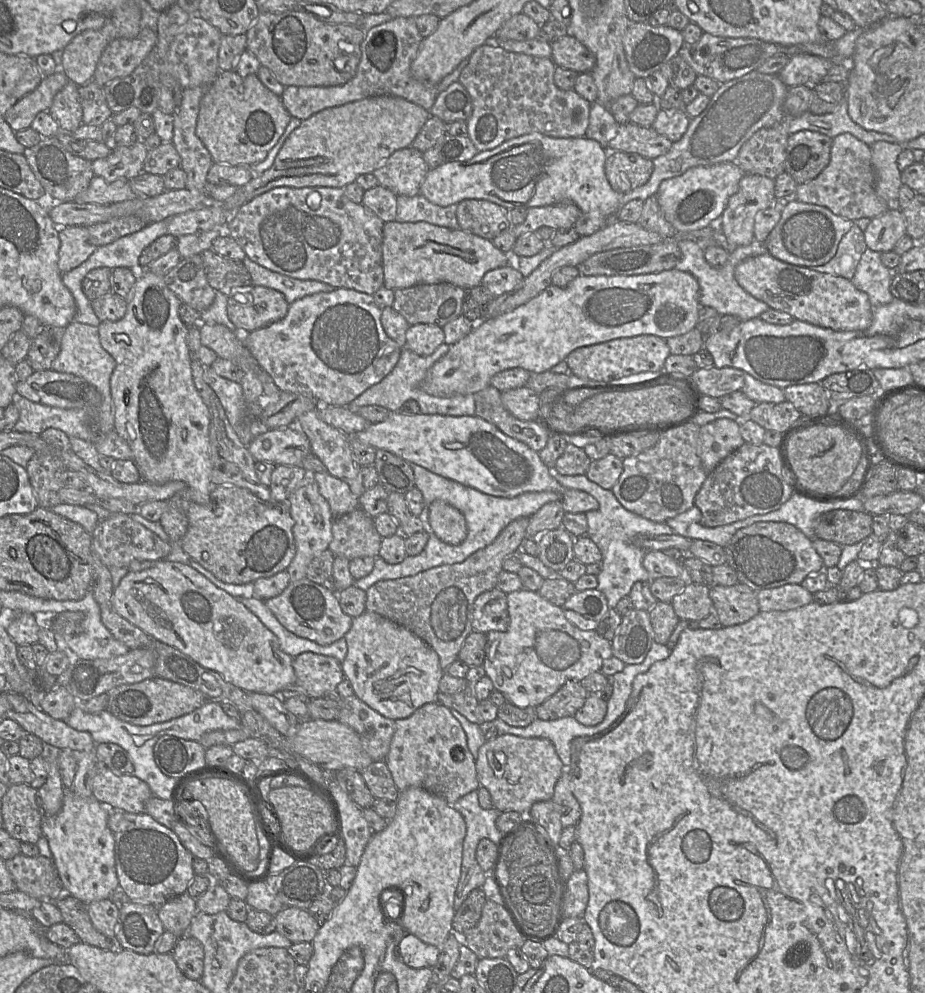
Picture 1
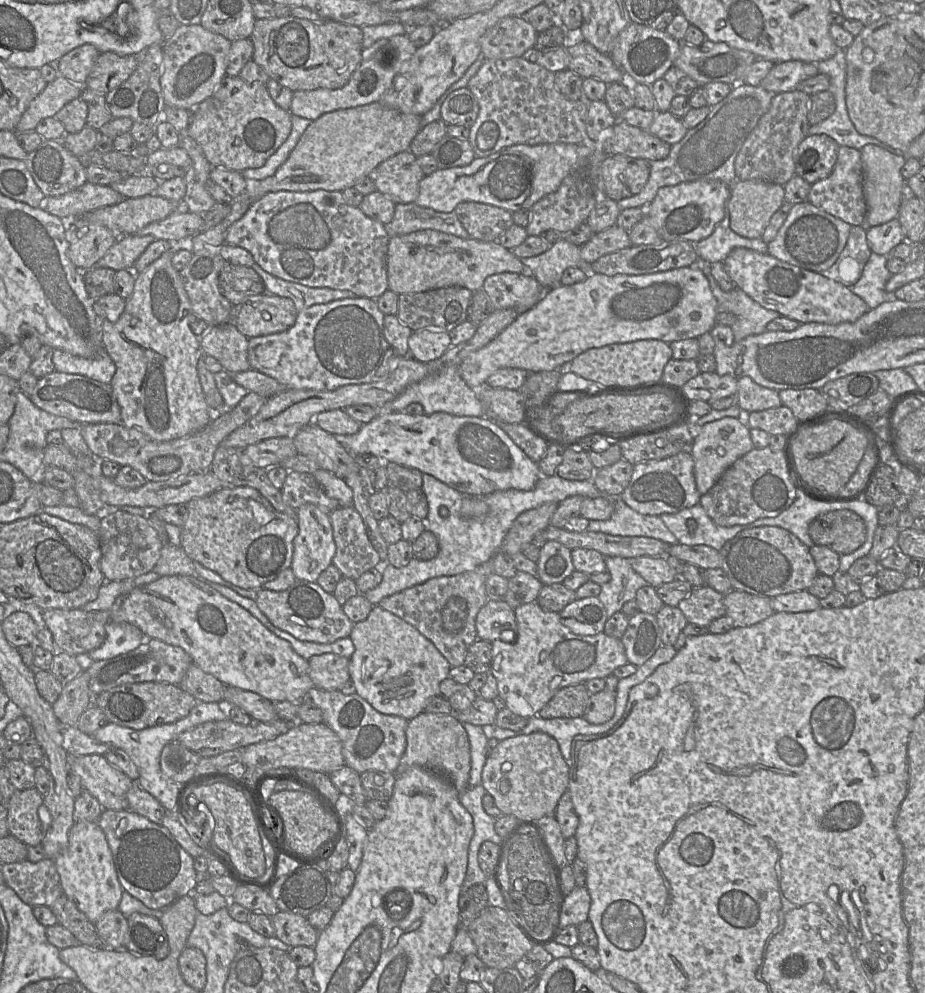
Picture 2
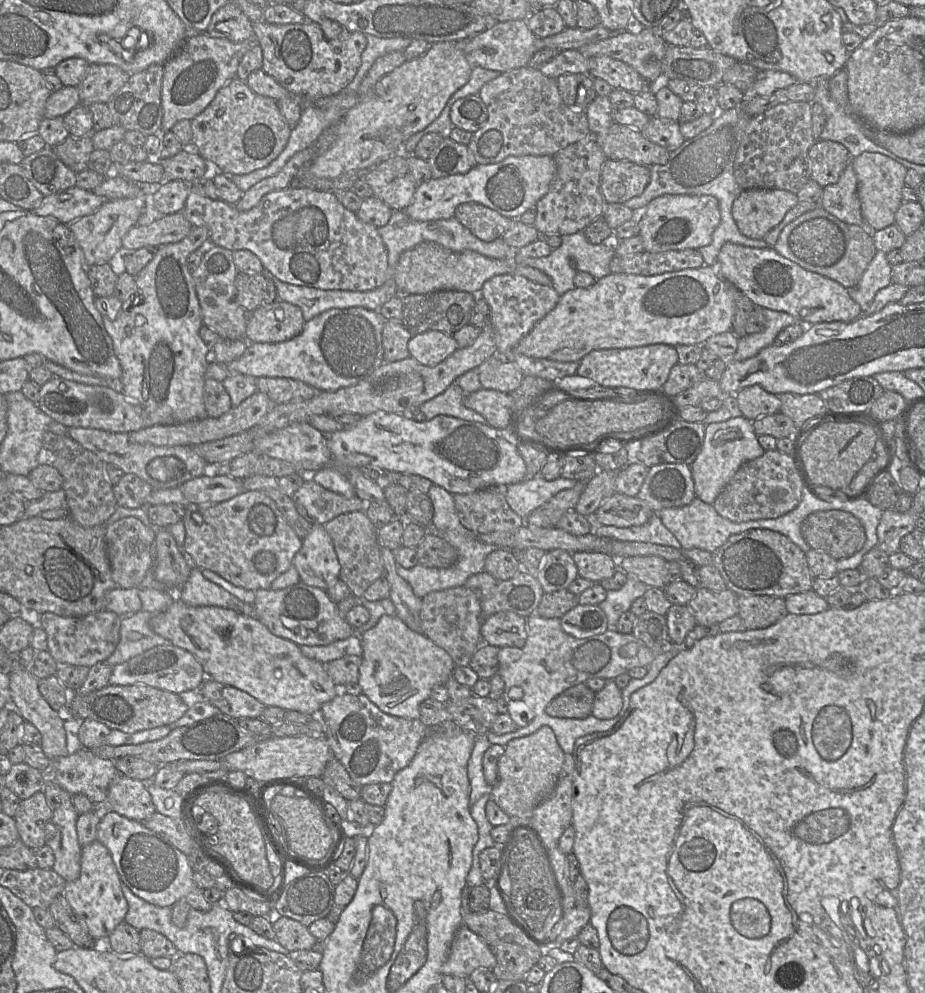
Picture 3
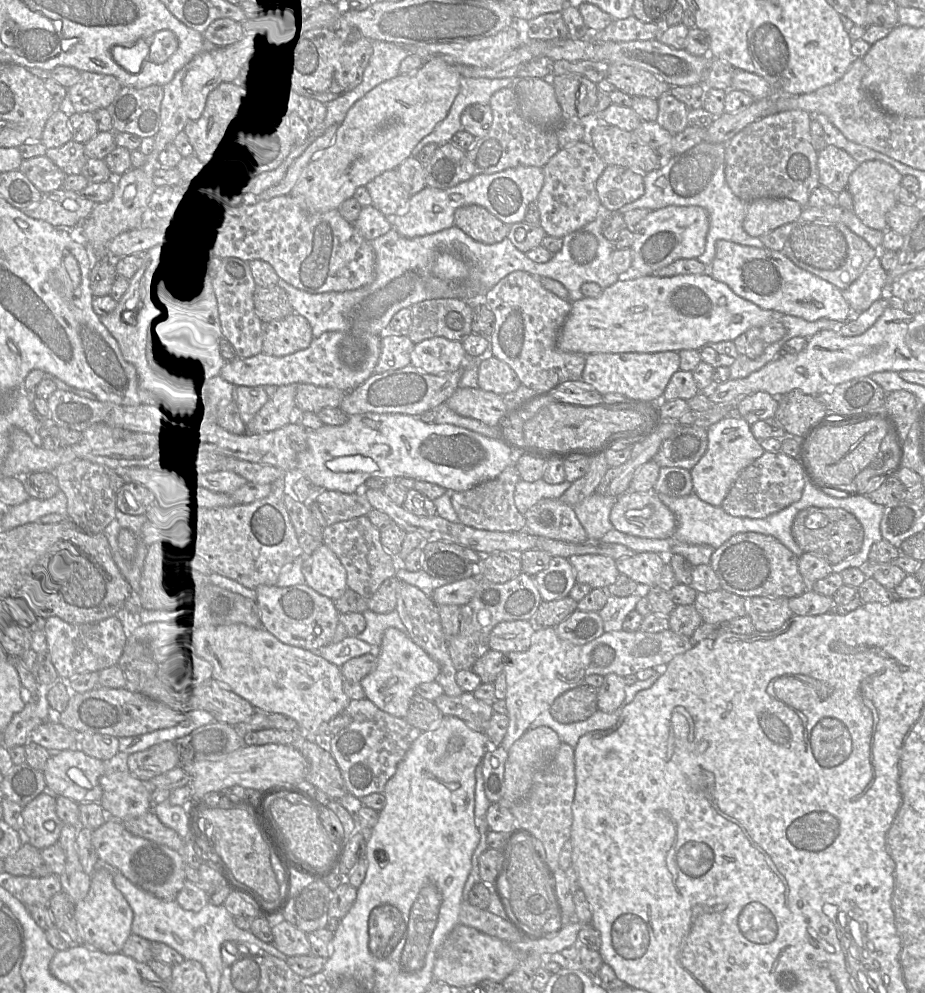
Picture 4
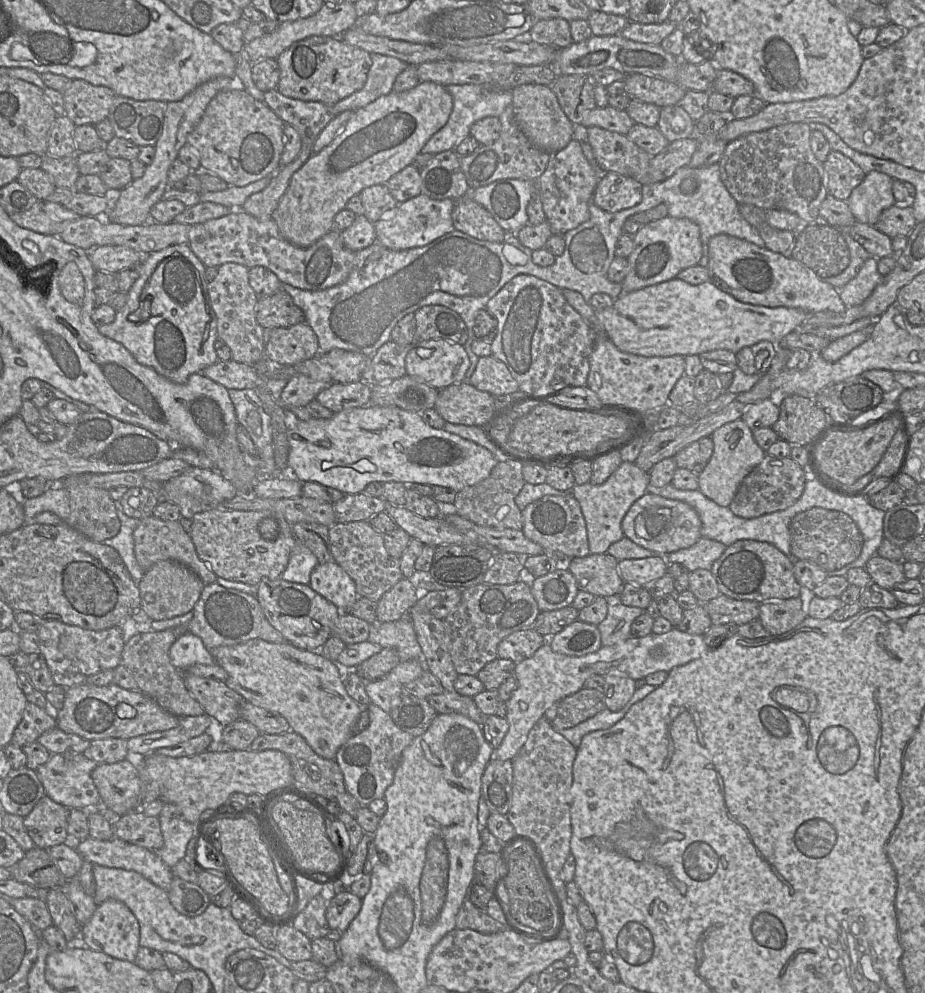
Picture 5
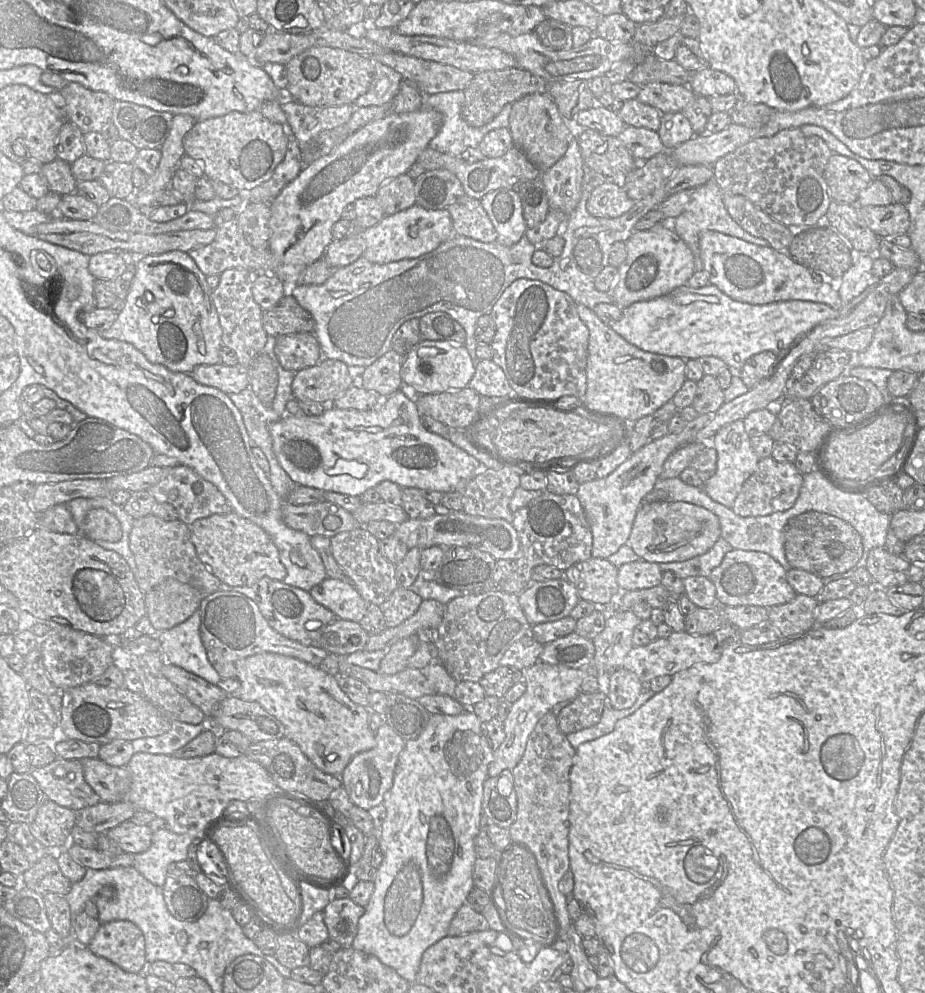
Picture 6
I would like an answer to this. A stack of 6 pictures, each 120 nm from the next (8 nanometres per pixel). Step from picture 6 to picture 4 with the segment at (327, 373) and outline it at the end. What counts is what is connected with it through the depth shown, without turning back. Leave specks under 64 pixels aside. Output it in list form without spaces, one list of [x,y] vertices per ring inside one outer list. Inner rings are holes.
[[[295,383],[278,386],[246,424],[245,434],[269,432],[287,425],[295,412],[297,386]]]

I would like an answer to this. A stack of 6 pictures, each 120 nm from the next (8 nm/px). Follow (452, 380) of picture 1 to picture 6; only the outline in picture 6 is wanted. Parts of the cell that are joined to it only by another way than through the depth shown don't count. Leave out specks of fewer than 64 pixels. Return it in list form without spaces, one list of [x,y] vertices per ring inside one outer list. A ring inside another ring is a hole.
[[[686,284],[669,294],[638,301],[622,309],[622,318],[611,328],[641,350],[684,360],[715,356],[735,371],[740,371],[751,356],[763,351],[772,351],[777,355],[800,335],[838,316],[838,310],[820,302],[740,302],[713,284],[701,288],[692,288]]]

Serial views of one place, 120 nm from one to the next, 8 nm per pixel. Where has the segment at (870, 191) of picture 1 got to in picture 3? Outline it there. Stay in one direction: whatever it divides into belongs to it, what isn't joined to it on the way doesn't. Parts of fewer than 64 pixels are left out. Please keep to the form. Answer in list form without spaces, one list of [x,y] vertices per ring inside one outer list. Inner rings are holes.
[[[852,161],[836,183],[823,187],[820,206],[842,222],[858,226],[862,224],[864,219],[858,197],[858,181]]]

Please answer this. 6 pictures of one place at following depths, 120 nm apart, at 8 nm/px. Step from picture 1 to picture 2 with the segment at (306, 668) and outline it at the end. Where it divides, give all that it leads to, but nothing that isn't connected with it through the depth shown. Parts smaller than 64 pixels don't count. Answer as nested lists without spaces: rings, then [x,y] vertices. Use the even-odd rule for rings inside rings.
[[[333,653],[310,657],[309,676],[316,688],[334,691],[341,690],[350,679],[349,658]]]

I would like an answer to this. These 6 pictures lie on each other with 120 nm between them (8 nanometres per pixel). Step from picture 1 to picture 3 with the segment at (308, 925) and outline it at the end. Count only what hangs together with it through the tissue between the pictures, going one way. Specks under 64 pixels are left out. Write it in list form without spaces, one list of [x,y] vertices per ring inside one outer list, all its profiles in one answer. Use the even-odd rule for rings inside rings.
[[[285,916],[267,917],[271,919],[276,941],[289,952],[317,948],[316,938],[299,921]]]

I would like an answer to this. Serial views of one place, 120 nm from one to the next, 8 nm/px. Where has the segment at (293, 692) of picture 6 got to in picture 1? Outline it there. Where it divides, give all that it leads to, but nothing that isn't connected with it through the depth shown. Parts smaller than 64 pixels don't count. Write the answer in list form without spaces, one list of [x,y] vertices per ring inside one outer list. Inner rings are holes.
[[[163,559],[148,569],[129,571],[113,590],[112,607],[118,615],[146,634],[178,649],[247,693],[280,695],[286,686],[295,684],[293,657],[281,650],[277,636],[241,602],[217,588],[189,565]]]

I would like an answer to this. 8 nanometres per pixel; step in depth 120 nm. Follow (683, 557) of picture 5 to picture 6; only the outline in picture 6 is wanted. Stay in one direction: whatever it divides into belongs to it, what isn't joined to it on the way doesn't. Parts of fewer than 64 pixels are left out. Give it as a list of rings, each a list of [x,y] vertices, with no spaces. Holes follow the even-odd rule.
[[[722,537],[704,554],[684,561],[660,563],[663,572],[672,571],[682,579],[689,576],[709,577],[711,571],[720,565],[726,553],[733,547]]]

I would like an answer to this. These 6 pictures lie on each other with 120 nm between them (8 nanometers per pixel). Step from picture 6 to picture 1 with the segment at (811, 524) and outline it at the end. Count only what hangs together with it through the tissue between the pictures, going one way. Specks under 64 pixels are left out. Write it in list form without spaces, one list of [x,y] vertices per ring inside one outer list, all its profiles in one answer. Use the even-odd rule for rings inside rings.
[[[837,509],[815,520],[815,536],[841,547],[856,544],[872,534],[873,515],[865,511]]]

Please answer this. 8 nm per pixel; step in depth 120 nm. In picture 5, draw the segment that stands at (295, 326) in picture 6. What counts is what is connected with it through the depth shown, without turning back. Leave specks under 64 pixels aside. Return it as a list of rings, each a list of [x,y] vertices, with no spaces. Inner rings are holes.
[[[283,289],[261,297],[256,305],[257,322],[265,329],[286,328],[305,322],[305,315]]]

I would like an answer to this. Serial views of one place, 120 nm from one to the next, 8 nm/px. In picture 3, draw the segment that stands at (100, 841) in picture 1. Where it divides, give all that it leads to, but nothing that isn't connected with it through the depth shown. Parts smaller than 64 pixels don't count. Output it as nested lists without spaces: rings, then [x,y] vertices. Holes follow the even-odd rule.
[[[98,840],[82,847],[80,875],[75,881],[66,883],[64,896],[95,940],[108,938],[125,921],[128,912],[128,903],[122,893],[121,880],[112,856]]]

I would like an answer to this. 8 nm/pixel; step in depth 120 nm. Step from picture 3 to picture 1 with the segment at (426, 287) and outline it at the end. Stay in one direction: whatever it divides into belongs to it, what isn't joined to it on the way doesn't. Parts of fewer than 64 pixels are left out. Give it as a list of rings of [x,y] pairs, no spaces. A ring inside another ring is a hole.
[[[386,222],[383,226],[382,267],[388,289],[420,284],[450,283],[463,289],[481,284],[484,274],[512,262],[511,254],[496,248],[492,241],[464,230],[450,229],[427,222]]]

